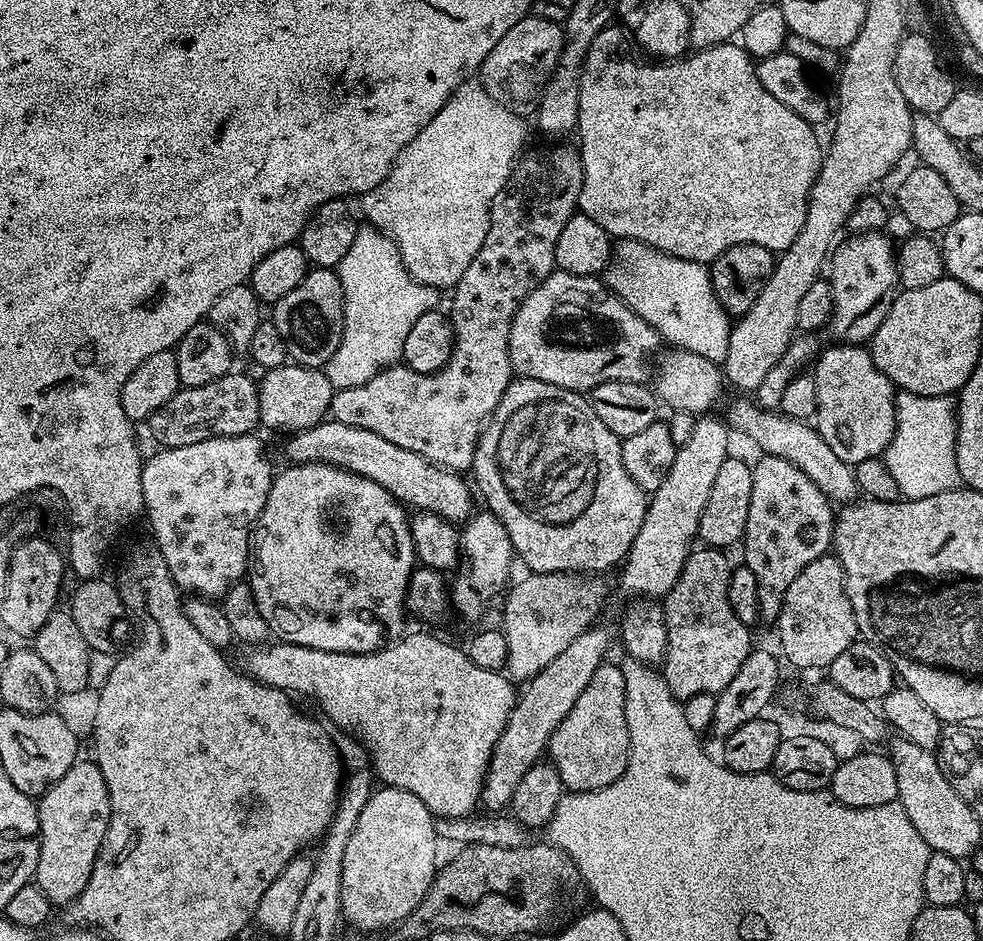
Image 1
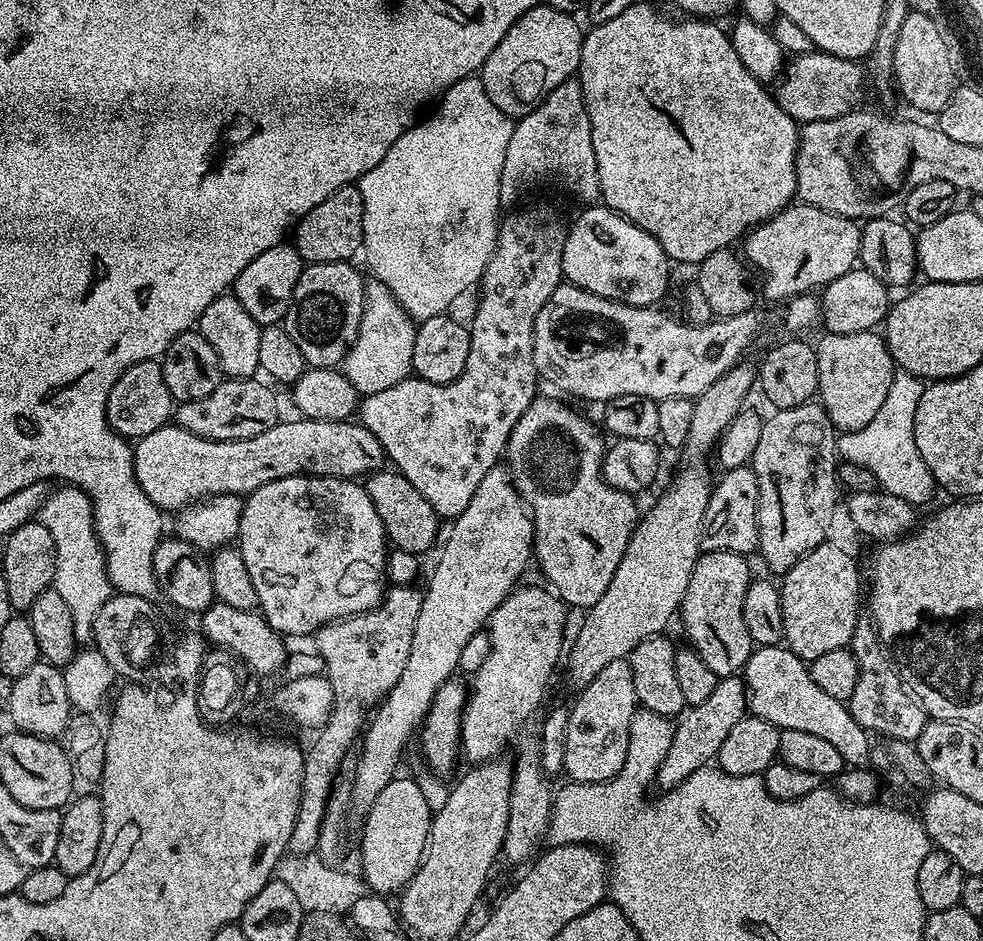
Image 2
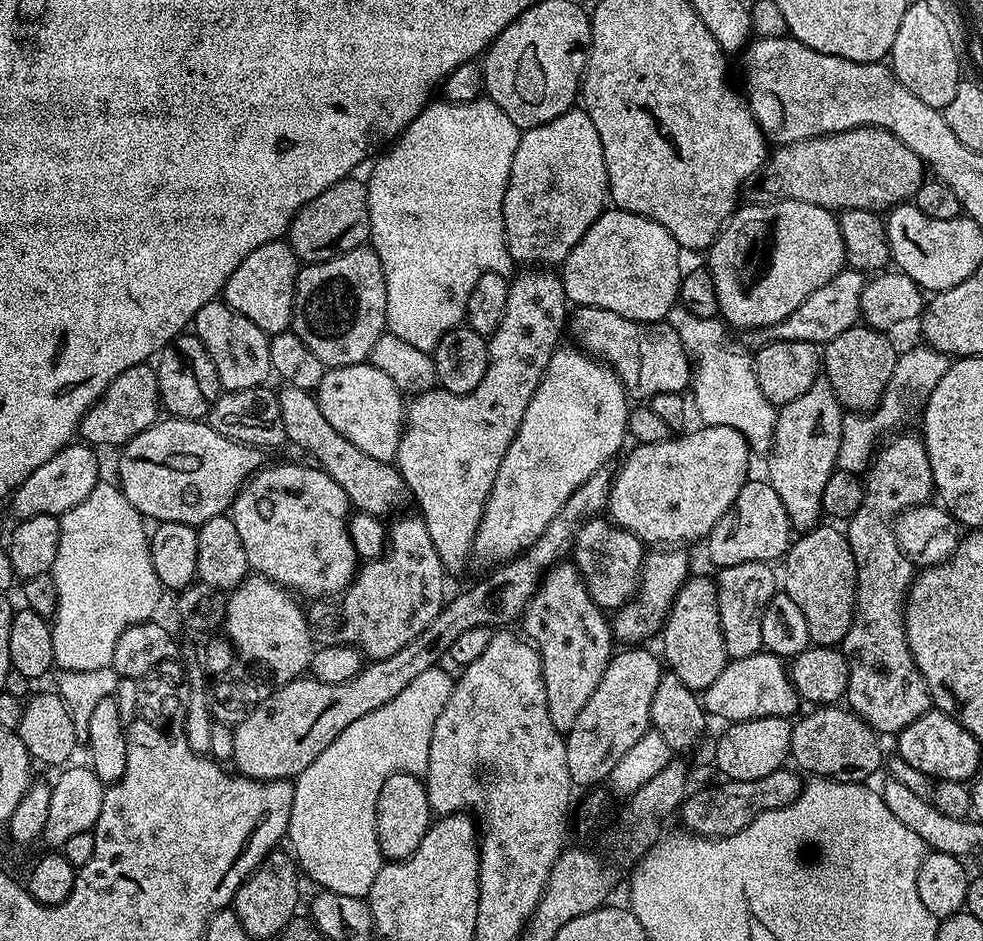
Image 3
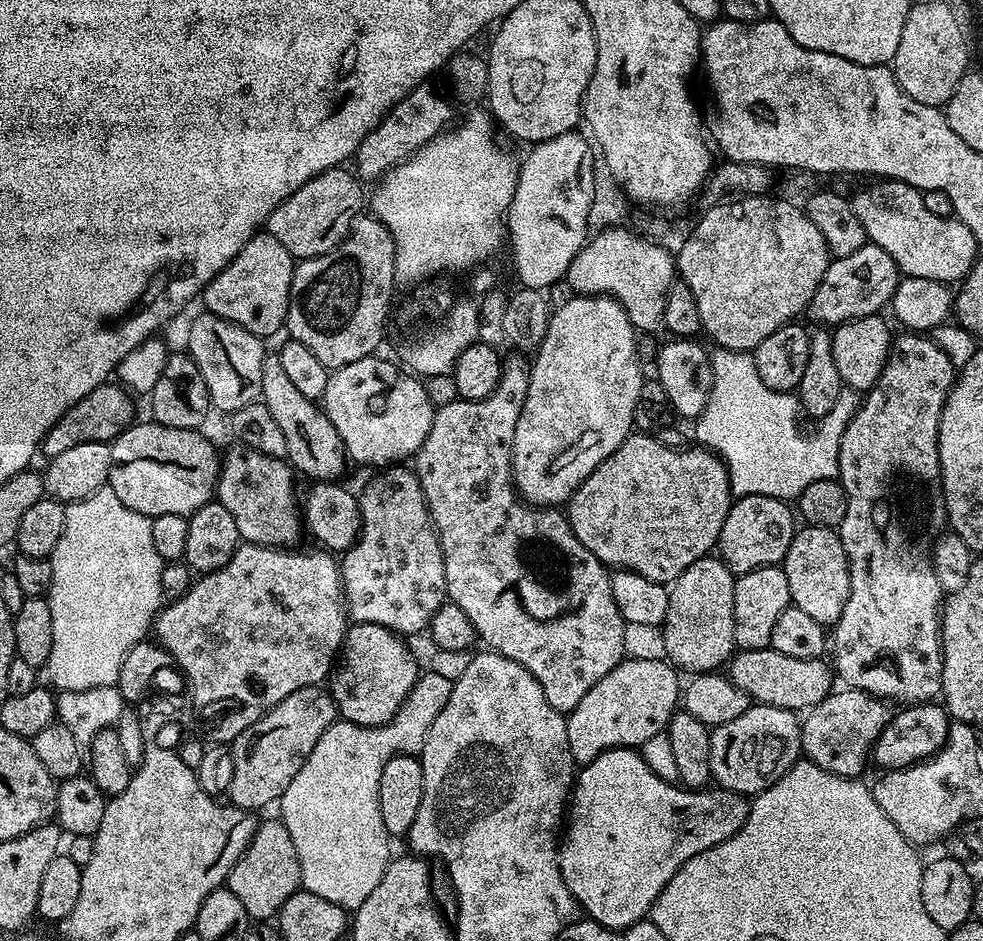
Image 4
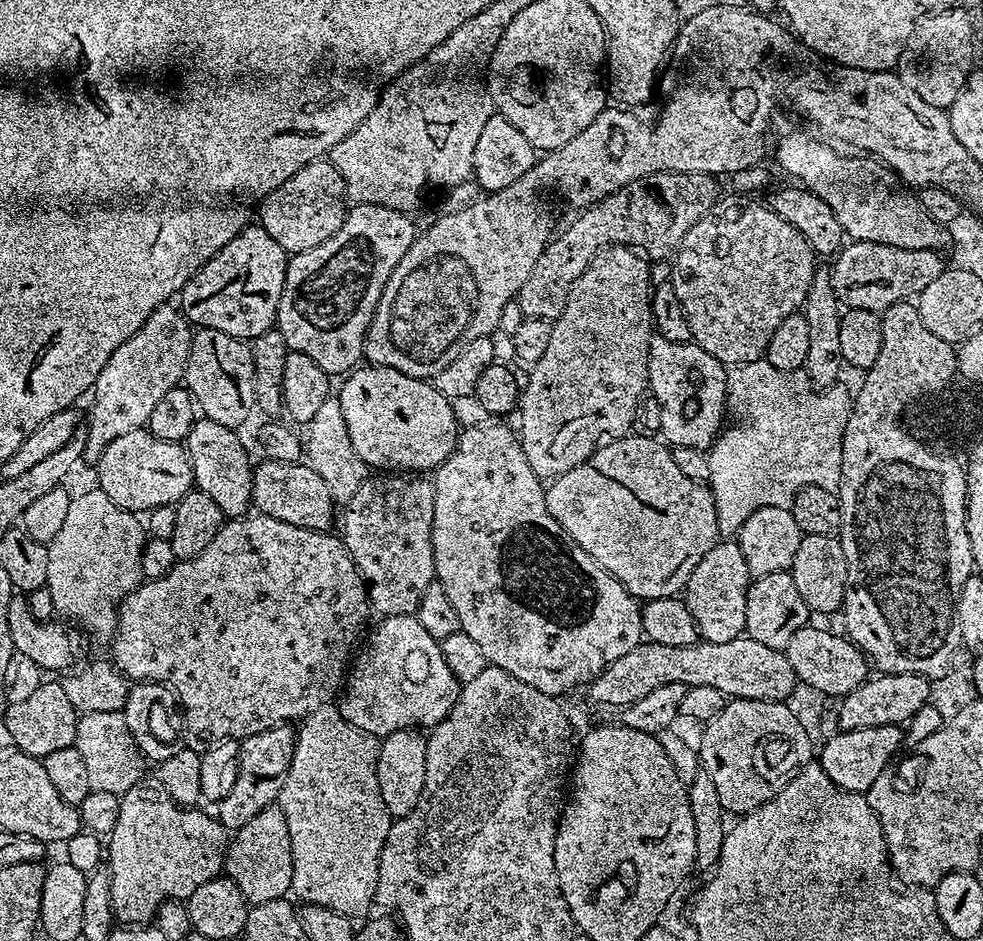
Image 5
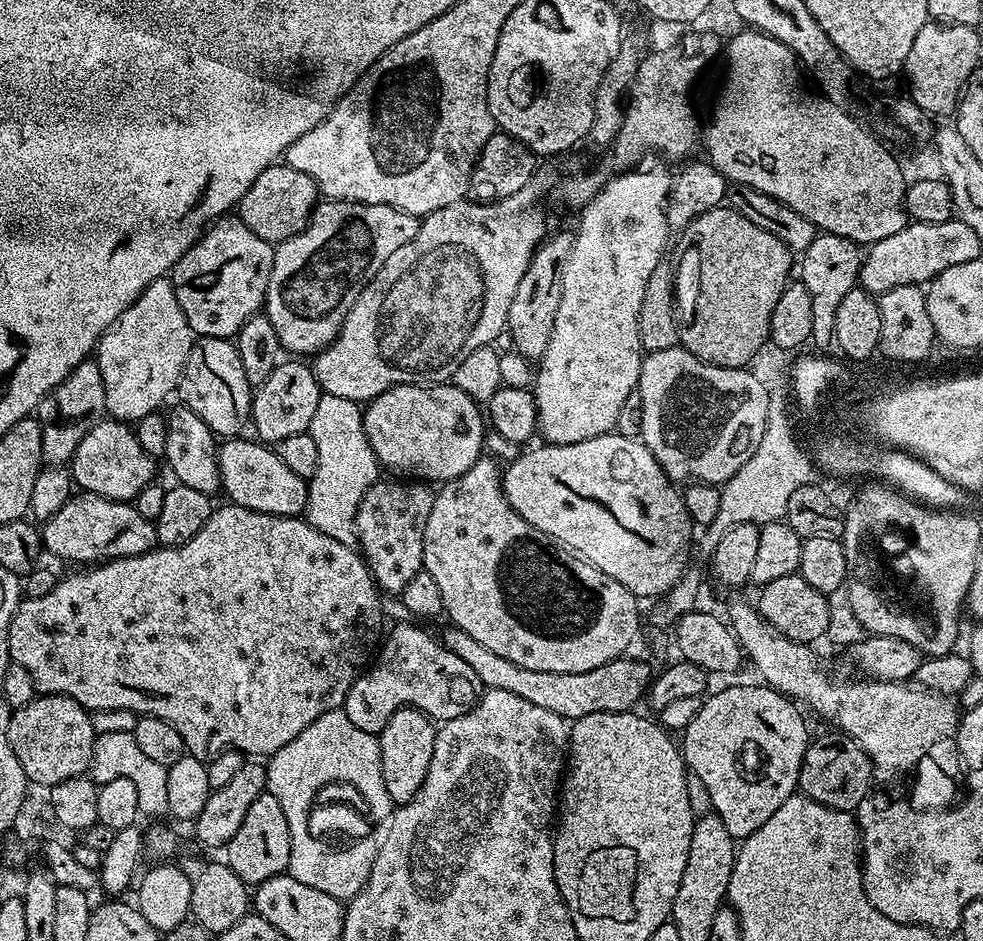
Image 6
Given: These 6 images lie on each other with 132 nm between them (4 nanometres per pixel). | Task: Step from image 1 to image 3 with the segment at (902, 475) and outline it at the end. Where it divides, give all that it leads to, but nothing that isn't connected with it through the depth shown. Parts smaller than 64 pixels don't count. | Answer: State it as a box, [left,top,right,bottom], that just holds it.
[837,346,950,473]

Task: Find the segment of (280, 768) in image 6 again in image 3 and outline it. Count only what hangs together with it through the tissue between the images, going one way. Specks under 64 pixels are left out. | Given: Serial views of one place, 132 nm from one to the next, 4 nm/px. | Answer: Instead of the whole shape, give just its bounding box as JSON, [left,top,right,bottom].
[287,666,454,897]

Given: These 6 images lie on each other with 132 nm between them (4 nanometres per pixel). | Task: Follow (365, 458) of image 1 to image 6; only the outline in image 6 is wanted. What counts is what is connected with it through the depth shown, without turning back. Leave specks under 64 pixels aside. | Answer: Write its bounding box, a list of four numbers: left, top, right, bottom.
[70,418,157,502]

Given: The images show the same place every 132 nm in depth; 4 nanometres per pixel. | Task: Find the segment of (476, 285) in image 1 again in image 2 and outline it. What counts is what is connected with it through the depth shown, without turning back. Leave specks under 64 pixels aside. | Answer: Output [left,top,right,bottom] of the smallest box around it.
[359,208,567,518]

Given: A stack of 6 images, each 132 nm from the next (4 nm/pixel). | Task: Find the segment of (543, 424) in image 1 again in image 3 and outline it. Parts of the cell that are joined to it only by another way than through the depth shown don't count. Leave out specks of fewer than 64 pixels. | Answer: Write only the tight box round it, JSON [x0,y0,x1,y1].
[574,518,645,610]

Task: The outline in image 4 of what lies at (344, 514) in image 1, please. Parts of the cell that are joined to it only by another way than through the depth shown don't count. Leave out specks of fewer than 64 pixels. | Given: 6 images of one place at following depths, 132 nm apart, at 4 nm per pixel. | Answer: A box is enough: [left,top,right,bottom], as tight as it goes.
[215,446,302,548]

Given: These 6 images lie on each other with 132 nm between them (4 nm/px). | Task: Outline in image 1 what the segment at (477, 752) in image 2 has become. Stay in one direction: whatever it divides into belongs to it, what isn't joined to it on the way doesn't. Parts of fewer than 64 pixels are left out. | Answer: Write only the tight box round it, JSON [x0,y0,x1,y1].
[502,572,608,682]

